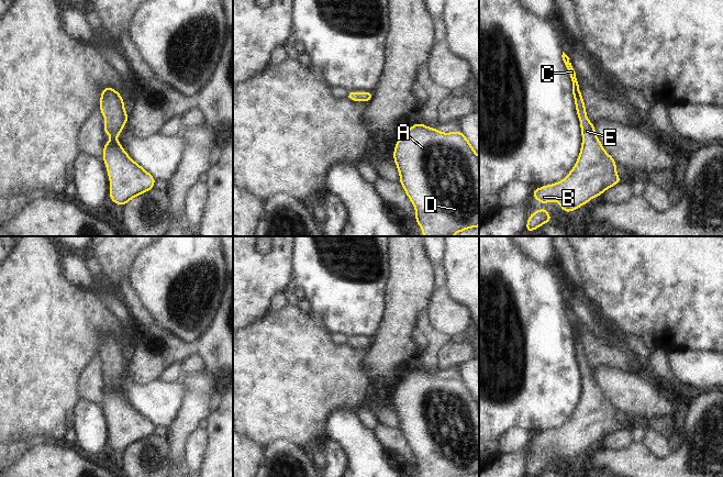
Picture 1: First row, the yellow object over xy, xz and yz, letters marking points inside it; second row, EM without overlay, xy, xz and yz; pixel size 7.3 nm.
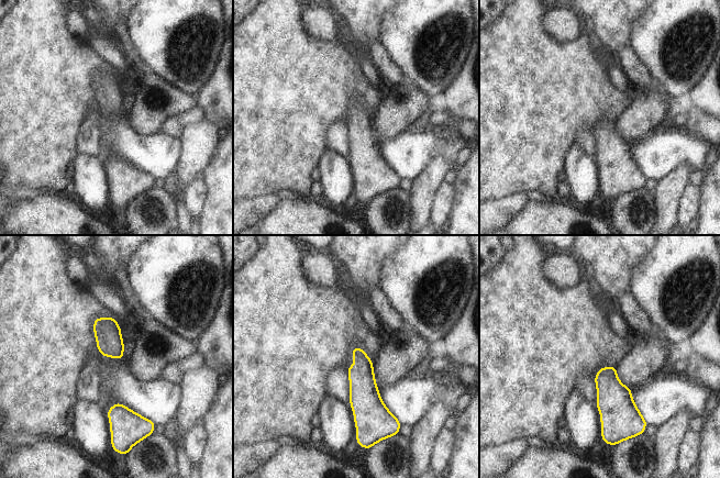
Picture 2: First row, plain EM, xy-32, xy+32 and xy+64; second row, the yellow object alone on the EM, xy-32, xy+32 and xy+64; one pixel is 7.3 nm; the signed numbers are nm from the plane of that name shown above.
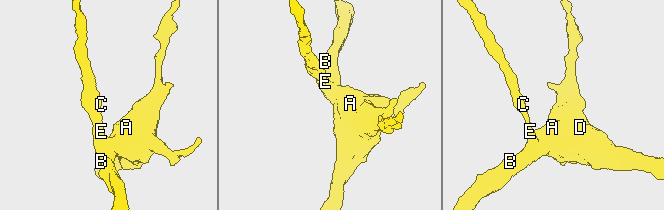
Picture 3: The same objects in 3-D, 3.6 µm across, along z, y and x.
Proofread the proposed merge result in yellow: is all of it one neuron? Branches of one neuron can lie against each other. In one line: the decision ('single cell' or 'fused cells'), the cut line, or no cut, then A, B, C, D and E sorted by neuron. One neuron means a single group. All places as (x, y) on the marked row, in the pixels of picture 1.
single cell; no cut; A B C D E

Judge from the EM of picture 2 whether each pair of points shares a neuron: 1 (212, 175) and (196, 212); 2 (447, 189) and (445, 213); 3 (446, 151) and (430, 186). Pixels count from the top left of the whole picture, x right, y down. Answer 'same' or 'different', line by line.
1: different
2: same
3: same

